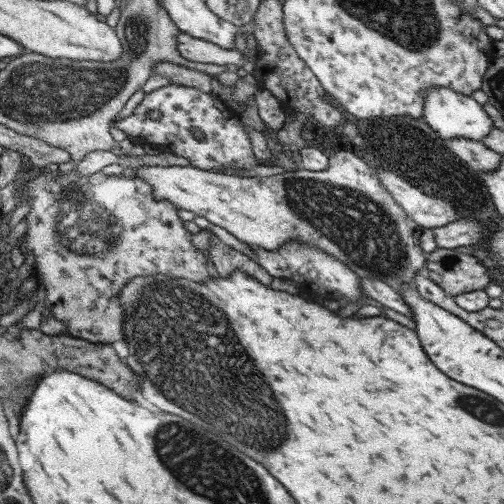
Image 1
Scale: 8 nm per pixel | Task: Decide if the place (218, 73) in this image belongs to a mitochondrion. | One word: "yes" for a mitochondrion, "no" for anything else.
no

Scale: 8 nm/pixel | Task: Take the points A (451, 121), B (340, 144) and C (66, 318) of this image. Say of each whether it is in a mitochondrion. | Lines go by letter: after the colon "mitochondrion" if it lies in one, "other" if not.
A: other
B: other
C: other

